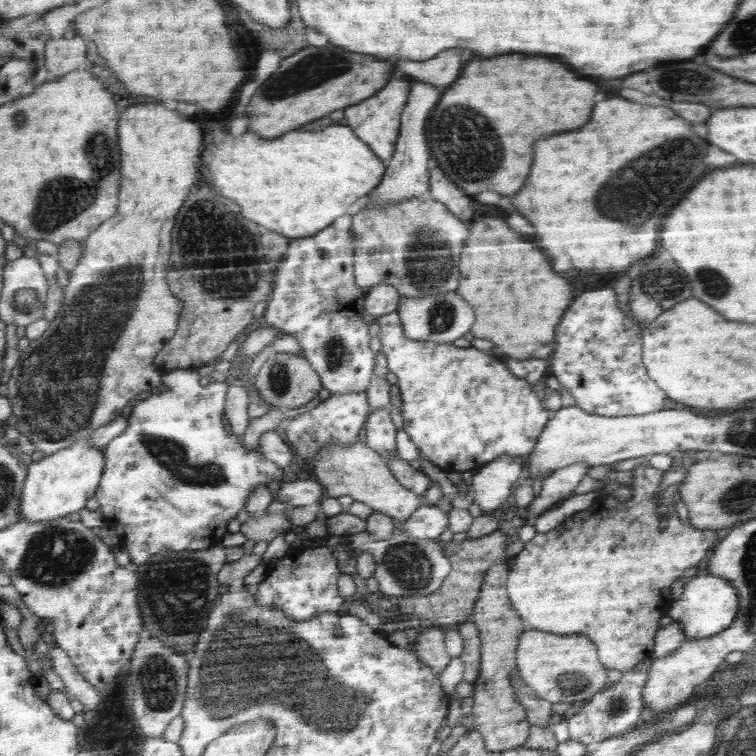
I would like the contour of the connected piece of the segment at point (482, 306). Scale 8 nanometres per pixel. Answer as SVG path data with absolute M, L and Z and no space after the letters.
M488 216L476 220L472 228L474 236L466 240L466 252L462 252L462 288L458 288L458 294L466 296L466 300L478 308L474 336L488 338L500 346L506 354L502 358L524 360L554 356L558 348L556 326L566 308L578 298L574 284L570 284L566 276L558 276L550 252L534 244L534 240L526 240L522 232L514 232L510 220Z

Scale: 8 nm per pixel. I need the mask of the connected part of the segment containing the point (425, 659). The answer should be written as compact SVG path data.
M431 626L408 650L416 653L423 664L428 664L441 674L451 661L445 646L445 635L444 628Z

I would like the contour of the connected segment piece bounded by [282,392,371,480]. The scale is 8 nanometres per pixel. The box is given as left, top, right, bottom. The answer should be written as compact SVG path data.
M366 392L347 393L330 395L329 398L318 404L310 411L299 414L294 419L290 419L283 425L283 437L290 444L293 451L293 458L306 458L304 462L308 466L302 466L302 460L292 460L290 468L295 465L300 468L302 474L300 480L314 478L313 460L319 450L322 450L327 444L352 444L359 440L361 430L368 422L368 416L371 412Z

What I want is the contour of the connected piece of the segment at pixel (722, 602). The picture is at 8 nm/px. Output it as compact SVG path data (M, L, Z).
M700 572L687 580L683 594L677 599L667 616L680 625L685 638L706 638L723 632L737 622L741 614L741 594L738 594L732 581L712 572Z

